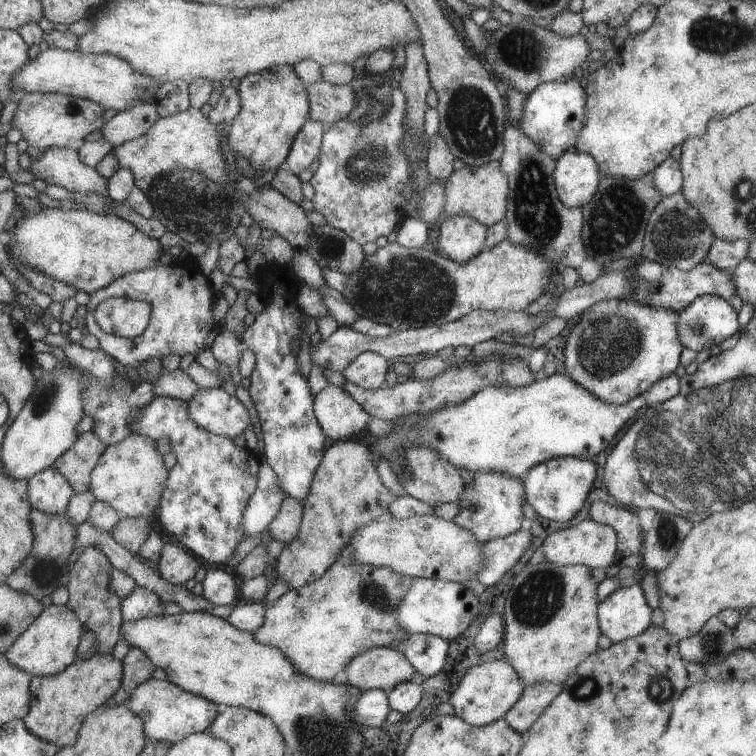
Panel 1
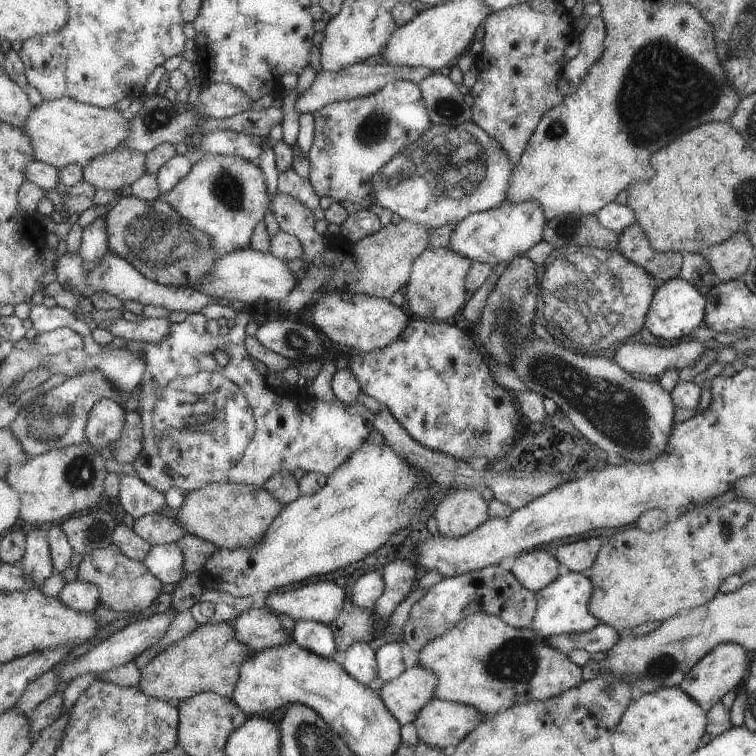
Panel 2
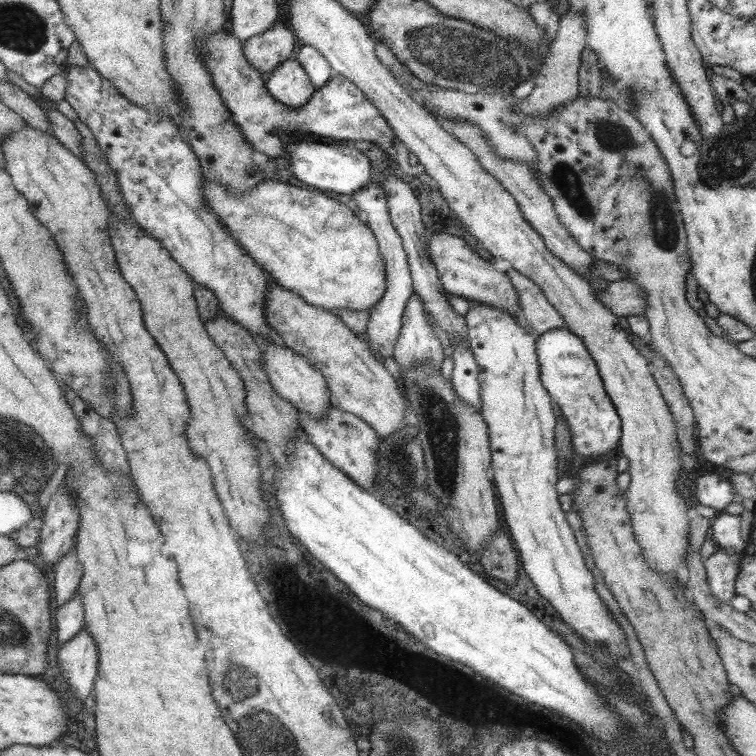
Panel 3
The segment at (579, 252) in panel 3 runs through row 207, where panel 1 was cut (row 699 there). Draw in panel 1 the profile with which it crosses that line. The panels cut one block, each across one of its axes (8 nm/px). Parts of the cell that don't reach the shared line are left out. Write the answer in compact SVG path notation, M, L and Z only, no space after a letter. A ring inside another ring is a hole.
M563 682L526 685L522 696L502 717L513 730L523 735L562 690Z

